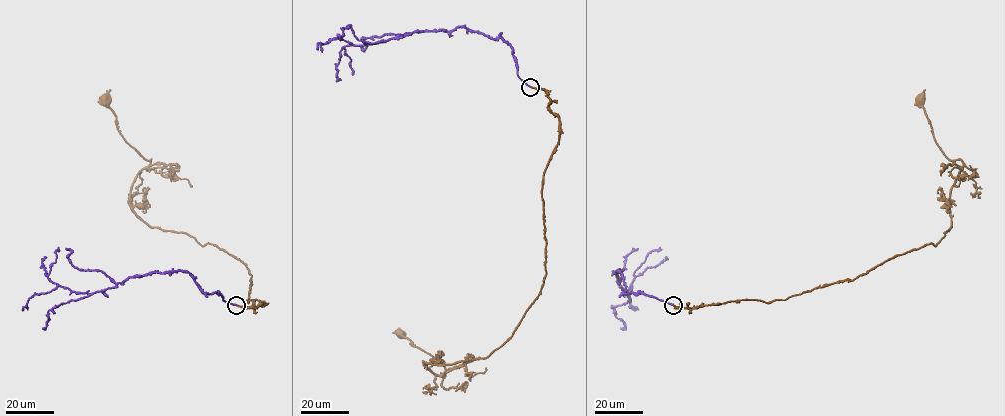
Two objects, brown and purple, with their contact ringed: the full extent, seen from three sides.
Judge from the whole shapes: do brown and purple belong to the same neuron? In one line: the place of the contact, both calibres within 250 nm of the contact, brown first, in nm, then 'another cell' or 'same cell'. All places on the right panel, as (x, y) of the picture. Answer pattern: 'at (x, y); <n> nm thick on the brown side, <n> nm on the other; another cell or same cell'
at (673, 305); 240 nm thick on the brown side, 280 nm on the other; same cell

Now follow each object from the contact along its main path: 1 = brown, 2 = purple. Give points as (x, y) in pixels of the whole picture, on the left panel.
1: (236, 305), (264, 305), (248, 302), (239, 260), (134, 212), (130, 188), (151, 159), (106, 101)
2: (236, 305), (177, 271), (129, 276), (92, 293), (70, 290), (47, 277), (59, 249)

